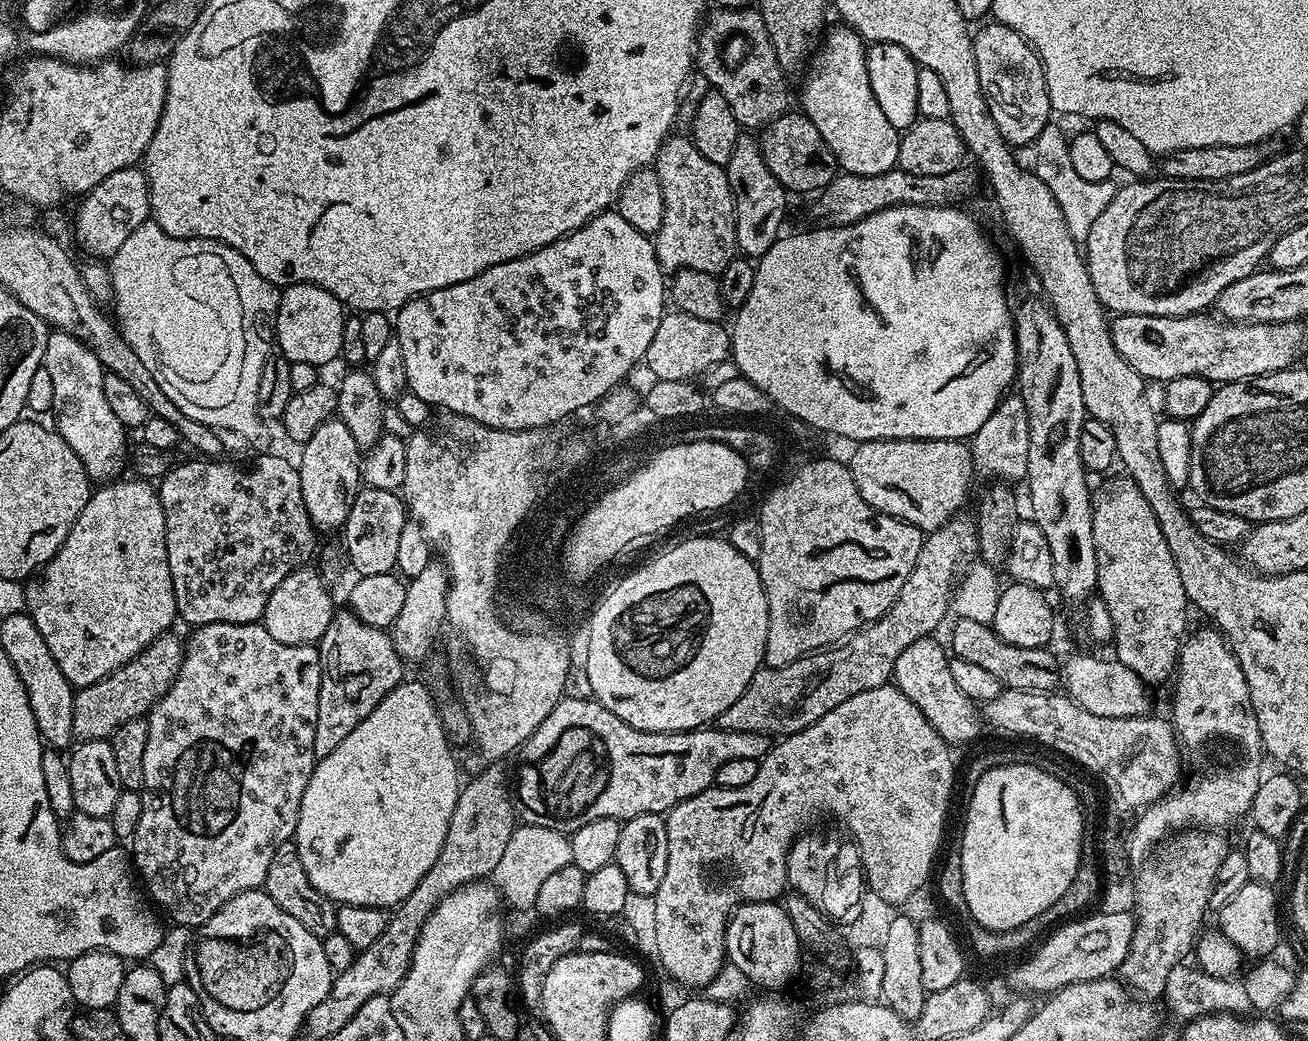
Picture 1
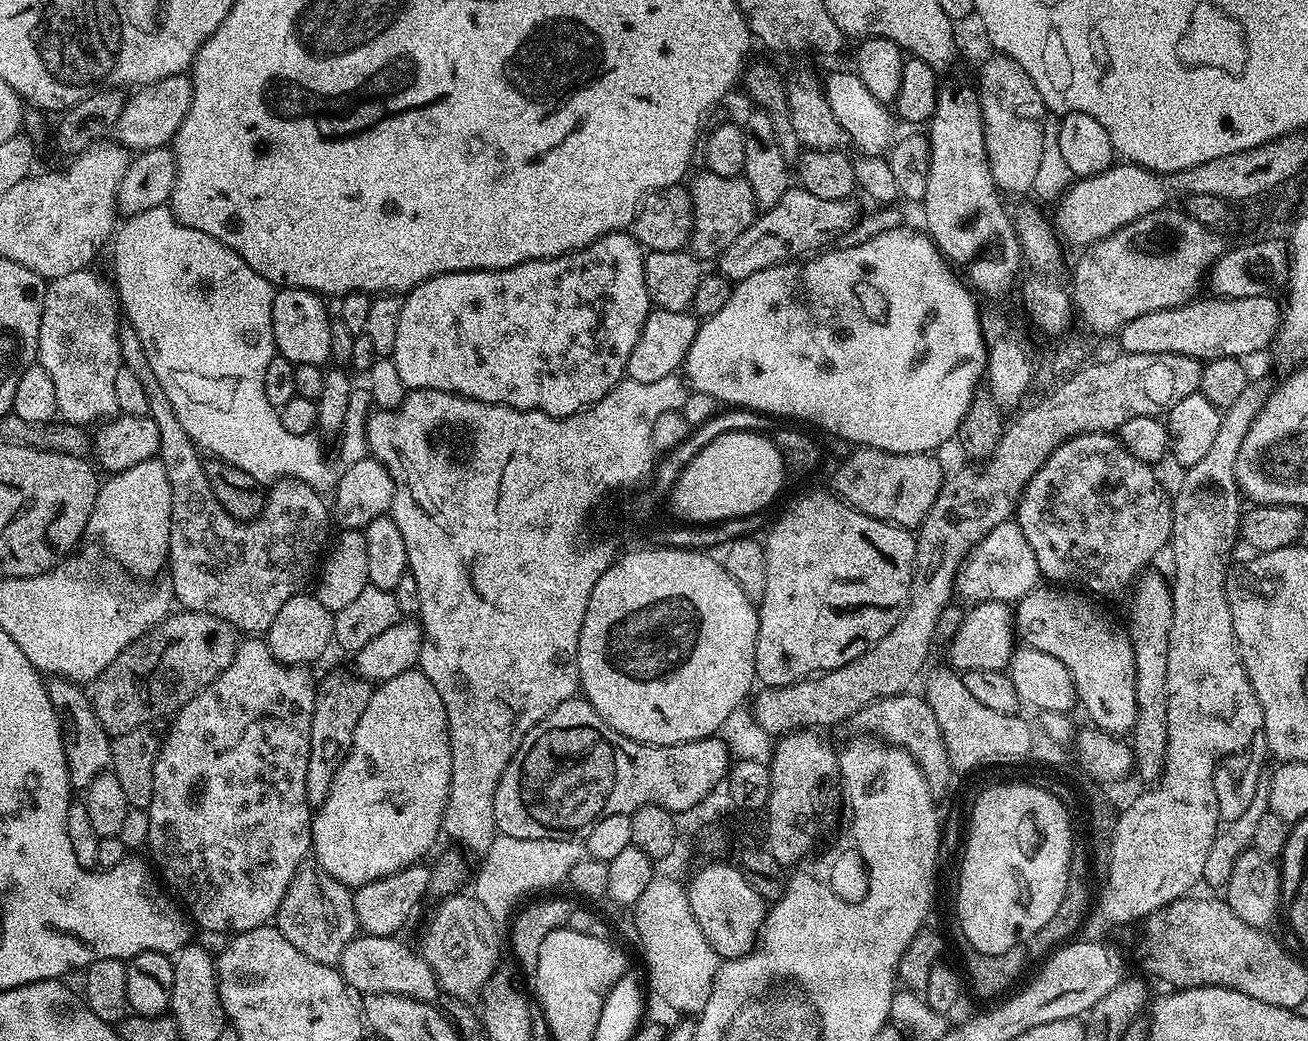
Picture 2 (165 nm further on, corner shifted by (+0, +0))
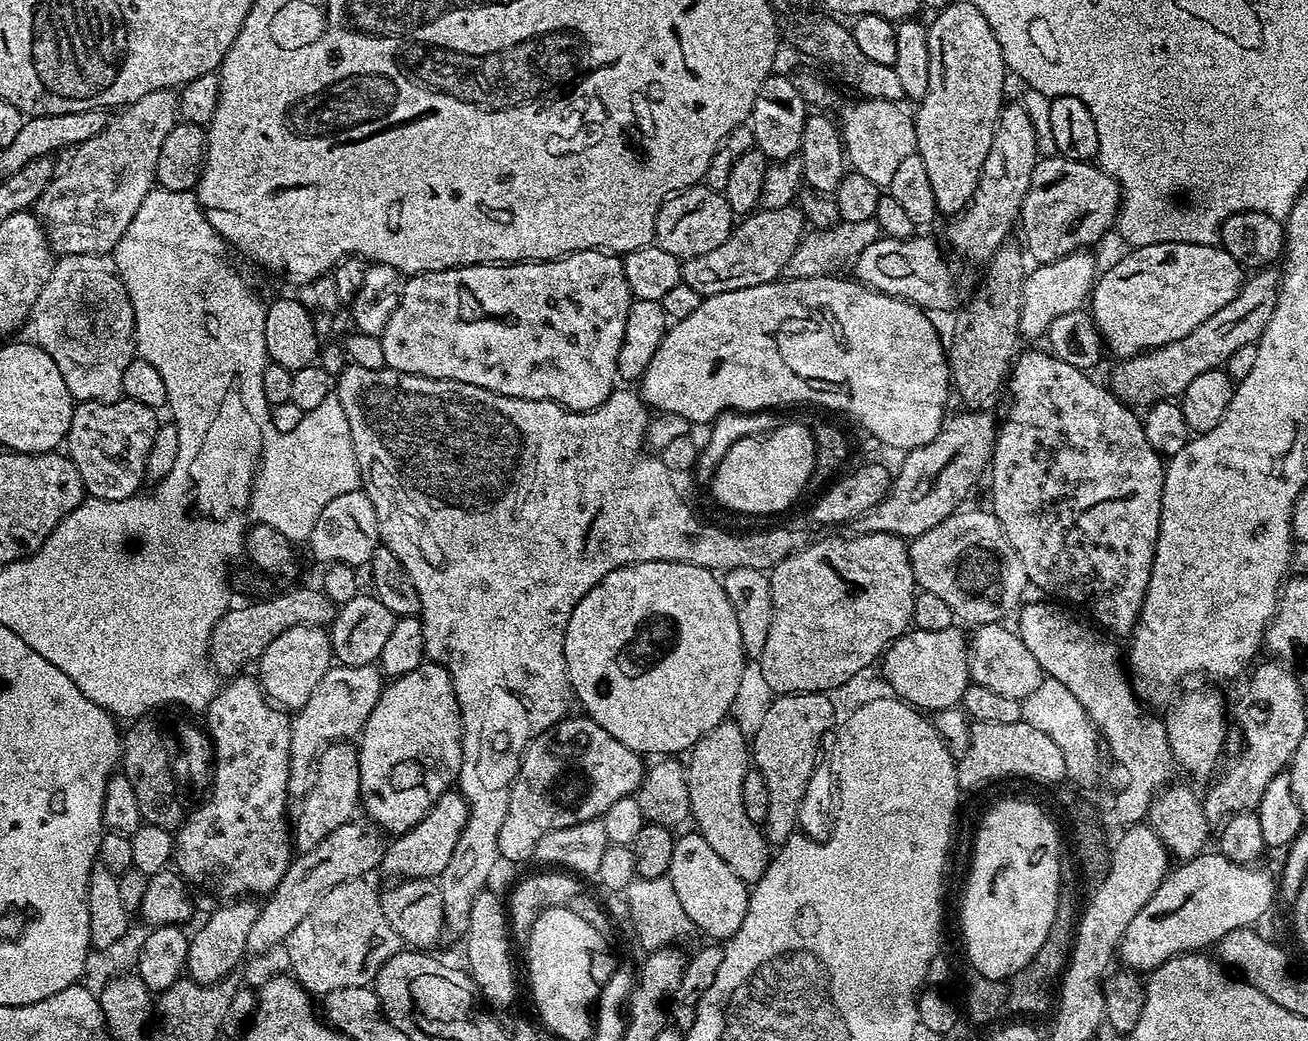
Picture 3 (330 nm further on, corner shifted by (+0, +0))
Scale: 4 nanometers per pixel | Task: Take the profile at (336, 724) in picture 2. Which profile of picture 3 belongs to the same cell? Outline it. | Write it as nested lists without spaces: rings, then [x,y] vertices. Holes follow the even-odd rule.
[[[337,742],[328,744],[320,753],[319,760],[314,765],[314,775],[312,777],[312,786],[303,797],[304,805],[300,808],[300,817],[294,824],[294,848],[297,853],[309,852],[322,842],[322,838],[329,836],[333,830],[338,830],[345,822],[353,819],[357,815],[360,803],[360,753],[357,745],[352,742]]]

